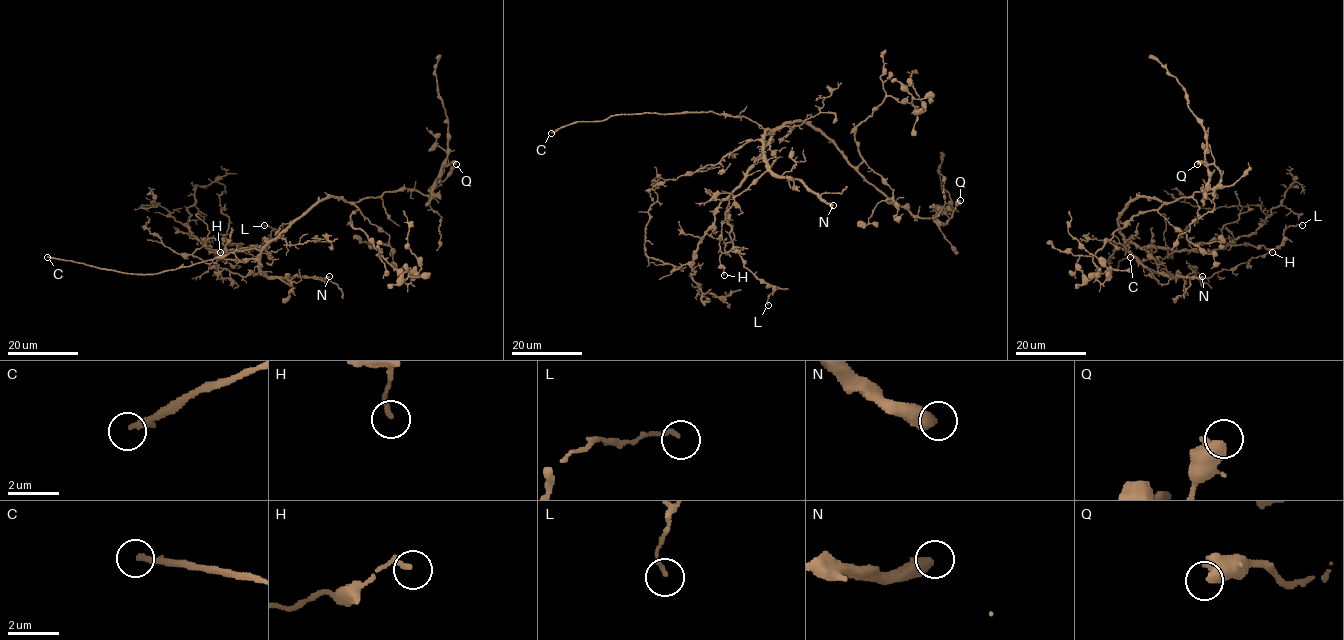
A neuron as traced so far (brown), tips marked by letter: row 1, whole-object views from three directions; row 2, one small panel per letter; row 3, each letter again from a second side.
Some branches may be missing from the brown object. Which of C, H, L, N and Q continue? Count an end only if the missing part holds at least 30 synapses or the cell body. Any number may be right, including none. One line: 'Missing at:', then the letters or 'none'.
Missing at: C, N

